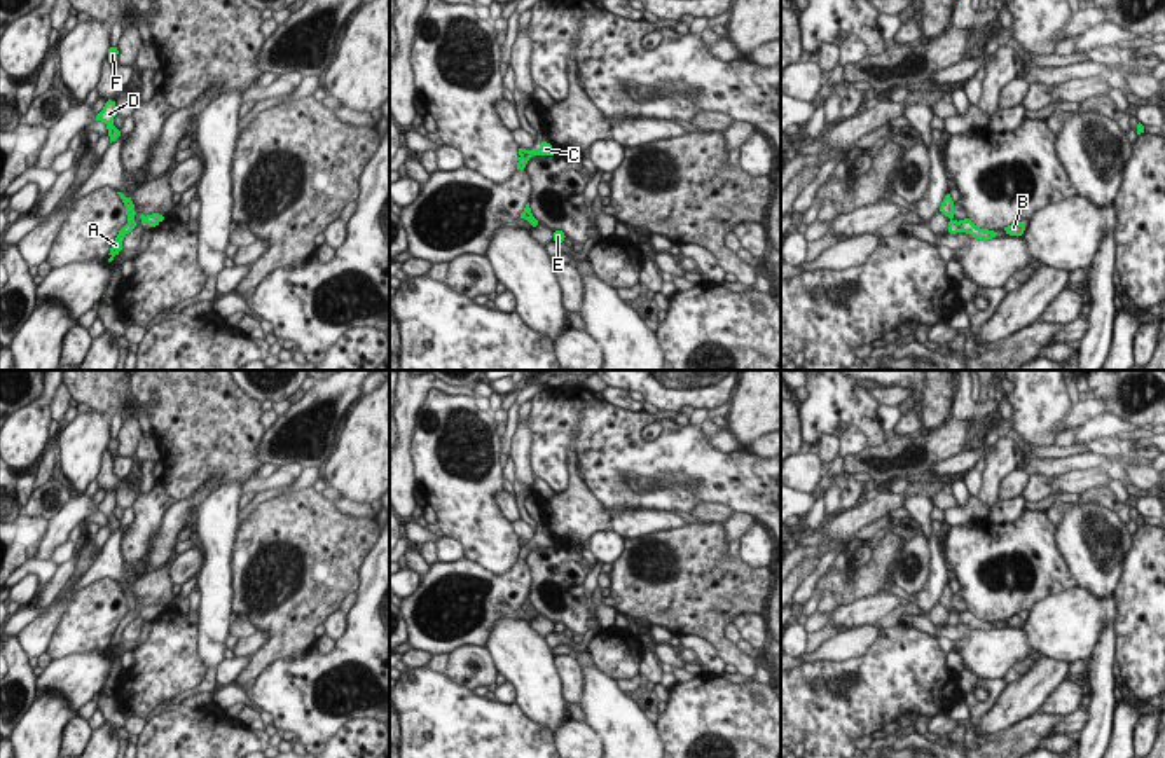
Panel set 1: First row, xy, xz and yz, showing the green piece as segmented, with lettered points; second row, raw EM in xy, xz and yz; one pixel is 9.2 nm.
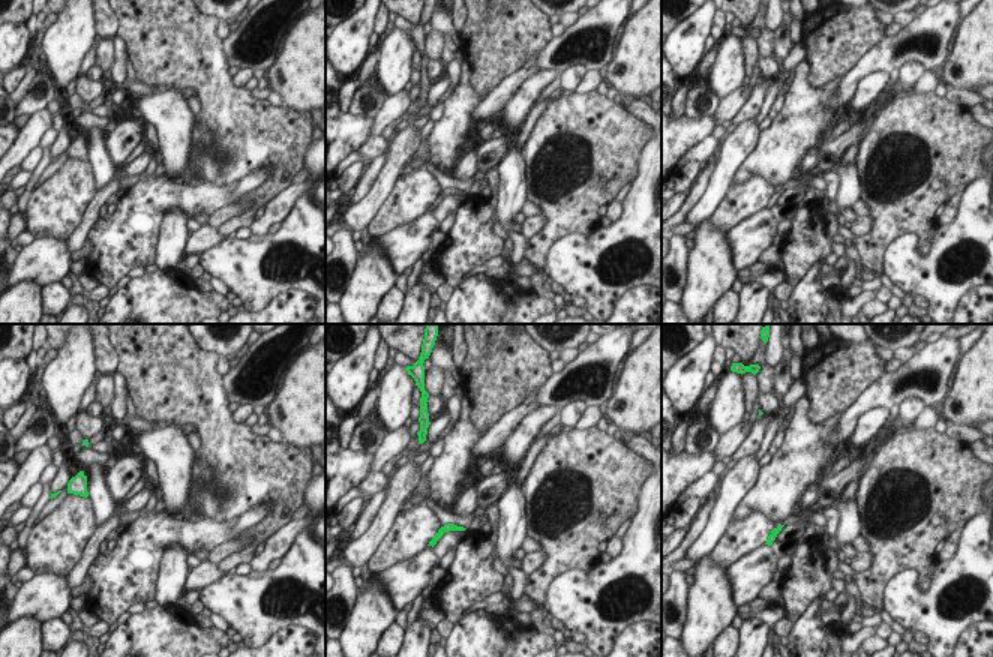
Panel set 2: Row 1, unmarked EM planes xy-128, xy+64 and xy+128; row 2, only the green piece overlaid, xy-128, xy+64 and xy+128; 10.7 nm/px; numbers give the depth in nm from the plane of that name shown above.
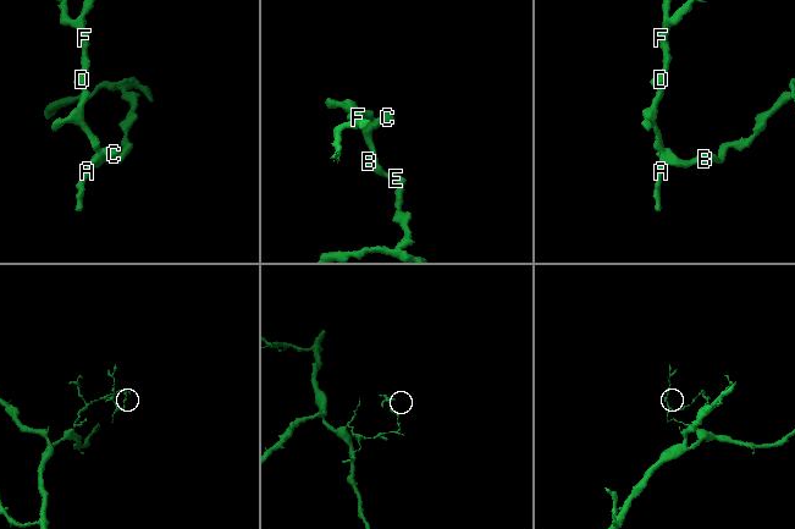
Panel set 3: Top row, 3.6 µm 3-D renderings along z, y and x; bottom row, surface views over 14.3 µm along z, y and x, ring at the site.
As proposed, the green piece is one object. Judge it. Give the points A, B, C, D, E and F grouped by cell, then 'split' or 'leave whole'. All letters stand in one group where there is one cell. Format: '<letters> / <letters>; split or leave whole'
A B C E / D F; split

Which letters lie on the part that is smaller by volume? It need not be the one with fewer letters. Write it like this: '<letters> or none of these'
D, F

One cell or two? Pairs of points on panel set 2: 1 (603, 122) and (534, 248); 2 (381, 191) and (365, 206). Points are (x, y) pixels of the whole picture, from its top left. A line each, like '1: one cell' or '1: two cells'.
1: one cell
2: one cell

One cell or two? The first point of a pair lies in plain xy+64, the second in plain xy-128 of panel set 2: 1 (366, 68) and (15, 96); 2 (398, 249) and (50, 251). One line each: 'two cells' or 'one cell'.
1: one cell
2: one cell

